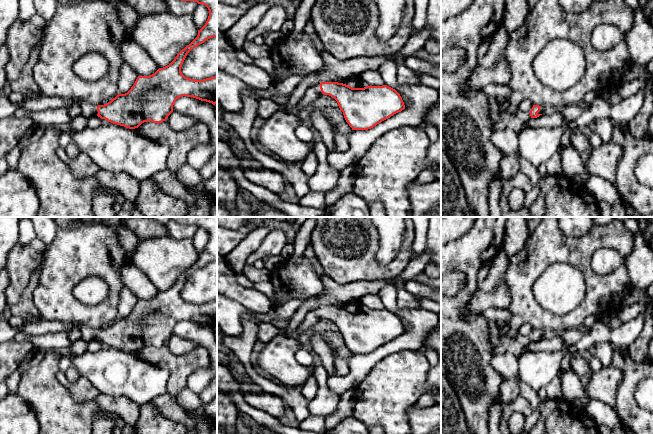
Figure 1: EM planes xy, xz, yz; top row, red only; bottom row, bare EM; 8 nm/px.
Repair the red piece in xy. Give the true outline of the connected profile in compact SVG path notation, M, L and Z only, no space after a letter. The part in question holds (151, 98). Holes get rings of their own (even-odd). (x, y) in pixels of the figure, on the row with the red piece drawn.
M181 0L181 1L195 1L198 4L205 5L209 10L209 16L205 25L200 30L198 30L197 37L189 45L187 45L184 49L182 49L169 65L163 68L159 68L154 74L150 76L138 76L134 85L131 87L131 89L127 93L125 94L119 93L115 98L113 98L107 104L98 105L98 106L83 100L73 101L70 99L62 99L58 97L46 97L46 96L24 98L20 103L14 103L9 99L8 96L1 96L0 97L0 118L7 118L10 116L14 116L14 114L16 113L18 109L40 112L40 111L45 111L48 109L70 107L74 104L77 104L81 108L81 114L87 119L97 115L101 119L105 119L108 122L111 122L113 124L124 126L129 129L135 129L135 128L138 128L144 122L151 121L153 123L159 124L159 123L162 123L163 121L166 121L168 116L173 112L173 105L175 101L178 98L183 96L193 97L201 101L206 101L215 105L217 103L217 75L211 78L203 79L203 80L190 79L188 77L185 77L182 74L181 67L187 54L192 49L204 43L206 40L210 38L217 37L217 0Z

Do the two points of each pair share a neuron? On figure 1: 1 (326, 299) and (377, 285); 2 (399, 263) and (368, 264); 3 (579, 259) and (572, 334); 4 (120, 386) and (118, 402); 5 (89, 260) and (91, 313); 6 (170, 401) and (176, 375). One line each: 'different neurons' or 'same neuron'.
1: same neuron
2: same neuron
3: different neurons
4: different neurons
5: same neuron
6: different neurons

